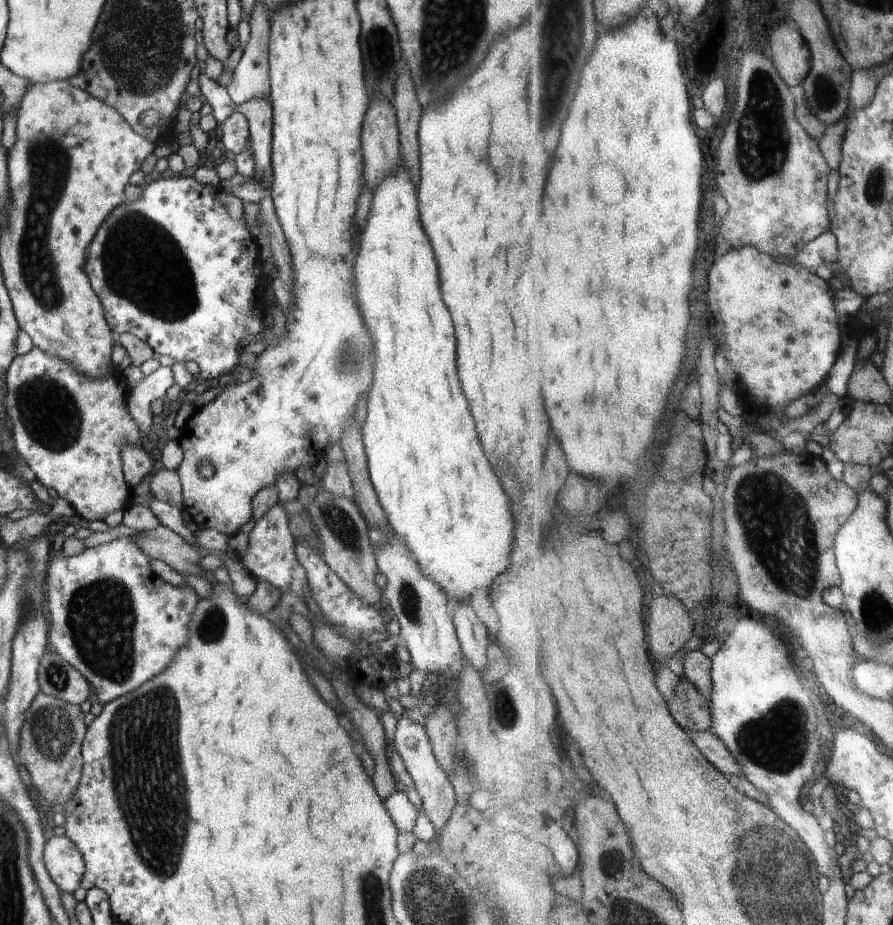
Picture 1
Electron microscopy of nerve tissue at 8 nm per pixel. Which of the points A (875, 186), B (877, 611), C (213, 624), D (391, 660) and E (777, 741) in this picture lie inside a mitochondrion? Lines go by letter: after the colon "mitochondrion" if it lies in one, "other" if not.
A: mitochondrion
B: mitochondrion
C: mitochondrion
D: other
E: mitochondrion

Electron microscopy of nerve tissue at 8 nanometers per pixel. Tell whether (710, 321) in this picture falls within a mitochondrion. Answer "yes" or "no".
no

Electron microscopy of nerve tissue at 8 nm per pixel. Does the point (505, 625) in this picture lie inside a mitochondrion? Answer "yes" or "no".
no

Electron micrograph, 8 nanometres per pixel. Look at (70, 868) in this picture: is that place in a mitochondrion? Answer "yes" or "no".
no

